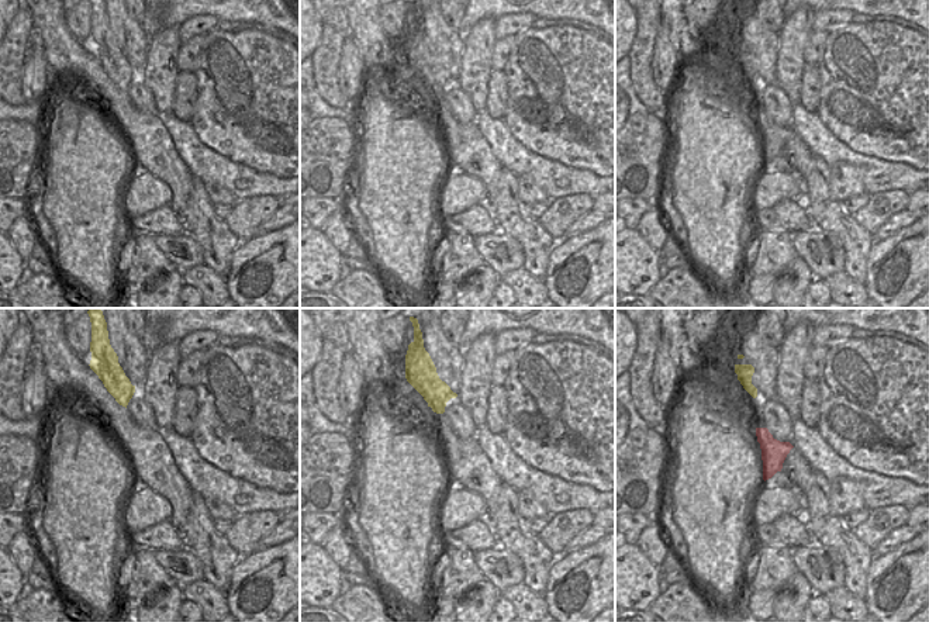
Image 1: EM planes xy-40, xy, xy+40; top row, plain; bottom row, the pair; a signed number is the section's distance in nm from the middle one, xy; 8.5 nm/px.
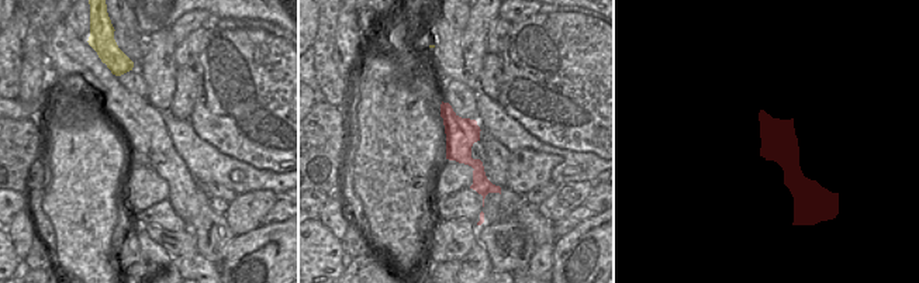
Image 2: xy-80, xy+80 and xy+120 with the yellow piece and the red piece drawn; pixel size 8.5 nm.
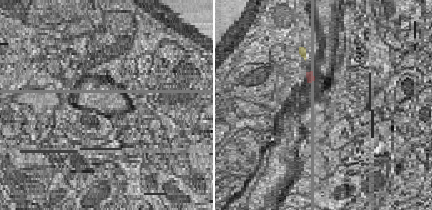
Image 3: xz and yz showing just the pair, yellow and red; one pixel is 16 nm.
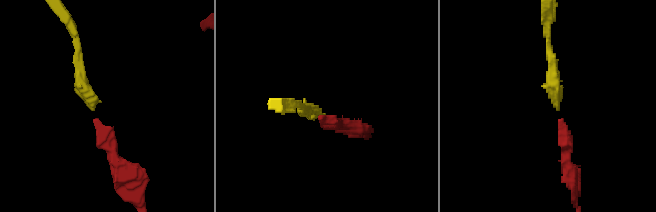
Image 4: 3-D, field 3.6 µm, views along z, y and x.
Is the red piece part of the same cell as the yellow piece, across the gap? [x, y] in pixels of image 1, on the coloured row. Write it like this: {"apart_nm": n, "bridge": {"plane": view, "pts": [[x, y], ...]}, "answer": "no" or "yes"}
{"apart_nm": 260, "bridge": {"plane": "xy+40", "pts": [[755, 397], [756, 428]]}, "answer": "yes"}

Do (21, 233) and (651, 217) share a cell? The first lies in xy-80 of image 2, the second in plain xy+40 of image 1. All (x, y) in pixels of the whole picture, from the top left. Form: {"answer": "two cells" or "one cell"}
{"answer": "one cell"}

